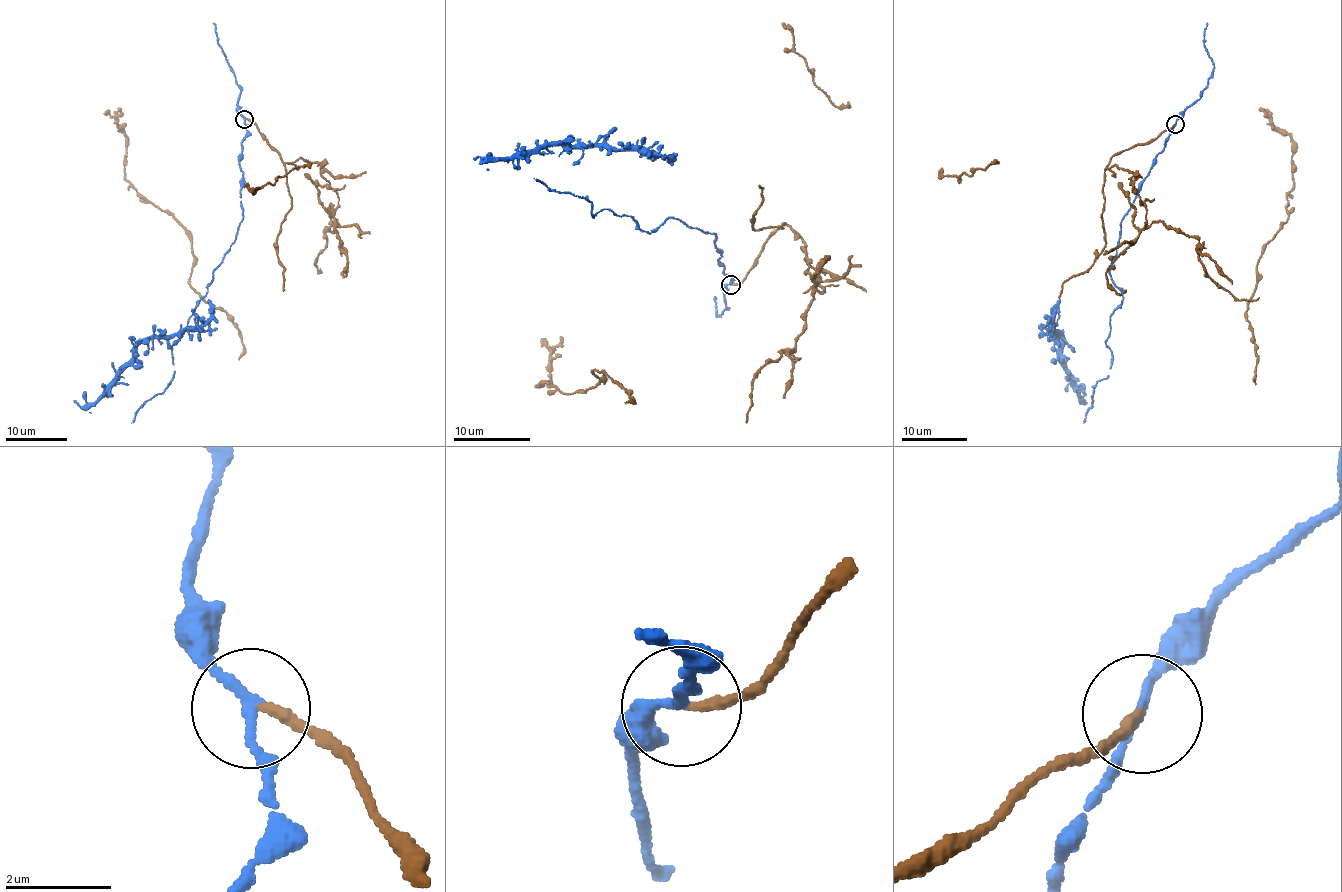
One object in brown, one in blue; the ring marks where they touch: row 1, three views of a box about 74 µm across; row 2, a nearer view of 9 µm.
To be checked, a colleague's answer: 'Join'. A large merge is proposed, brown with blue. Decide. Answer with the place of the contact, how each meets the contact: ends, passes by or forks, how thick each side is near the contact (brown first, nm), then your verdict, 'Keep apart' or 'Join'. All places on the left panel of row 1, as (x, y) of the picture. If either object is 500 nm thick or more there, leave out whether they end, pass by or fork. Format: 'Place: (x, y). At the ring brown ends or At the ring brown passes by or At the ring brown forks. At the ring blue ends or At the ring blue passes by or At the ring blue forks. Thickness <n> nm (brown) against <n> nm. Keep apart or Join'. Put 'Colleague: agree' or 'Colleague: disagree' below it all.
Place: (244, 119). At the ring brown ends. At the ring blue passes by. Thickness 180 nm (brown) against 160 nm. Keep apart
Colleague: disagree

